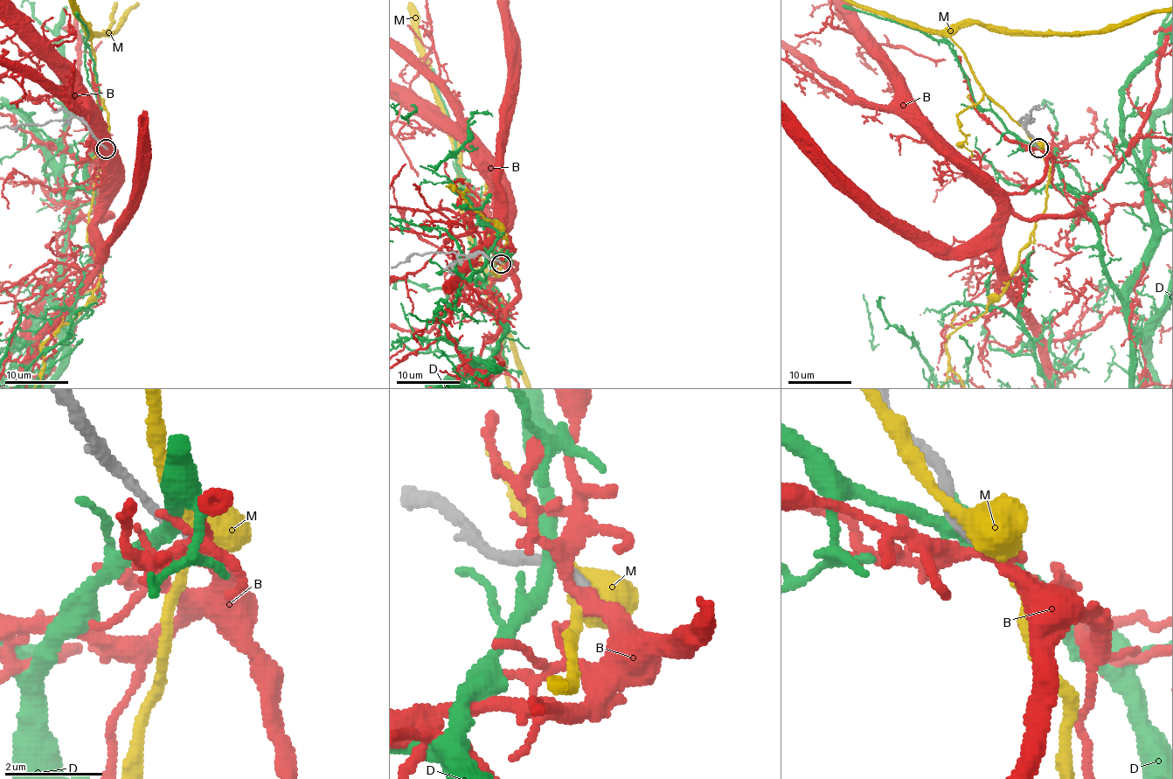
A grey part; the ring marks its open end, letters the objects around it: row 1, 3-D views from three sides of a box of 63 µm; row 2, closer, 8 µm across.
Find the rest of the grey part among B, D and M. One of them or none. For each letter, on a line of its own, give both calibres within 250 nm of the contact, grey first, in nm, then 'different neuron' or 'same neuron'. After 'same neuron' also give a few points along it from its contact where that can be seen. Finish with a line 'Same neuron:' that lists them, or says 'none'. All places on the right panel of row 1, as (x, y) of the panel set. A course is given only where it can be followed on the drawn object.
B: 200/200 nm | same neuron
D: 260/220 nm | different neuron
M: 200/440 nm | different neuron
Same neuron: B

